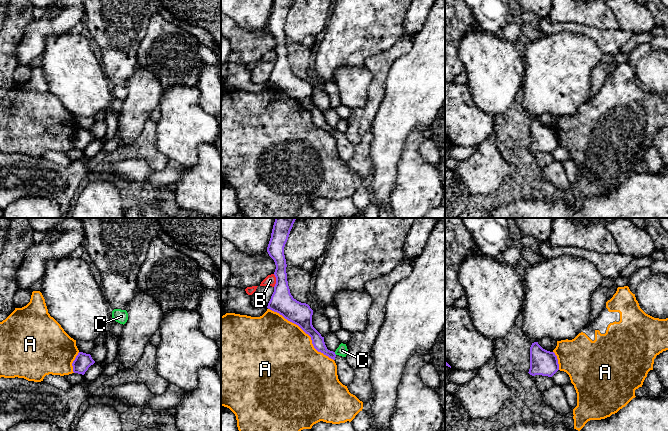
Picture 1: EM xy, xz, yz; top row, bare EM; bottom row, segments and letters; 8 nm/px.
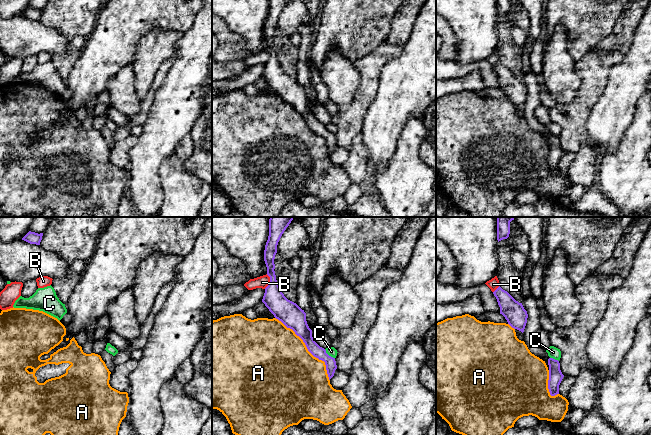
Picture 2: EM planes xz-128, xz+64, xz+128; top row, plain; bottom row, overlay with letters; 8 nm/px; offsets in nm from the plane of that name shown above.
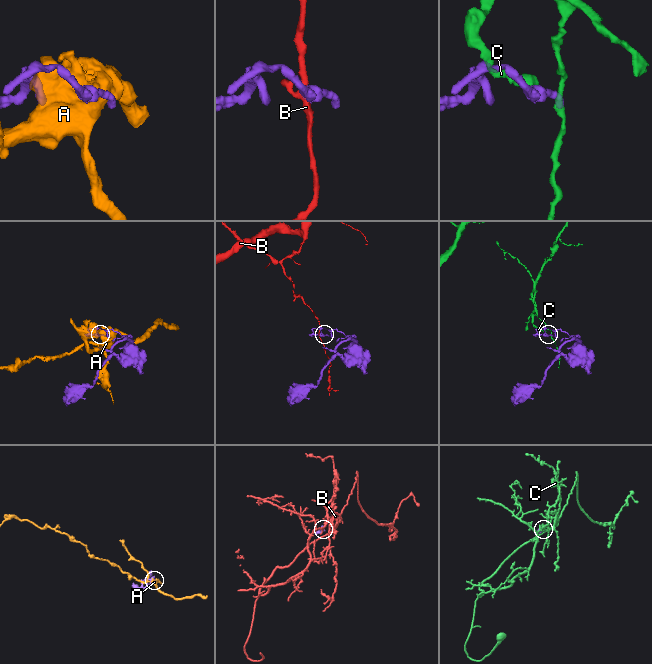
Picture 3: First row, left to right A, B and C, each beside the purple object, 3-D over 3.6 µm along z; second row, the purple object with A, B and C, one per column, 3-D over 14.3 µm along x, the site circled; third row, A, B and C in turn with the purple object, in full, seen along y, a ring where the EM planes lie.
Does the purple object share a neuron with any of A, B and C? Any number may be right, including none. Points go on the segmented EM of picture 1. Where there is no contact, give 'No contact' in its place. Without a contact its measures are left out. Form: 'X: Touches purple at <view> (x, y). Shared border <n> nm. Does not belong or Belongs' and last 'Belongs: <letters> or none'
A: Touches purple at xz (304, 331). Shared border 650 nm. Does not belong
B: Touches purple at xz (276, 280). Shared border 100 nm. Does not belong
C: Touches purple at xz (334, 353). Shared border 30 nm. Does not belong
Belongs: none

